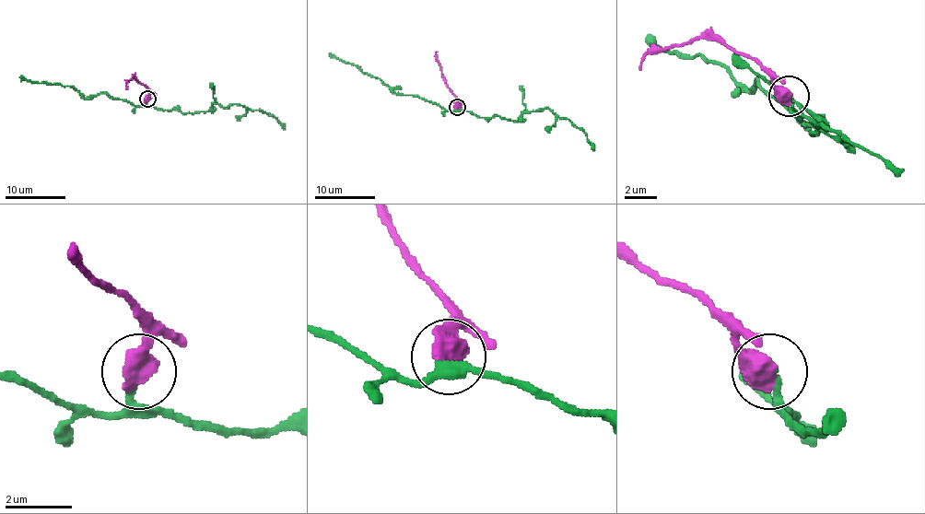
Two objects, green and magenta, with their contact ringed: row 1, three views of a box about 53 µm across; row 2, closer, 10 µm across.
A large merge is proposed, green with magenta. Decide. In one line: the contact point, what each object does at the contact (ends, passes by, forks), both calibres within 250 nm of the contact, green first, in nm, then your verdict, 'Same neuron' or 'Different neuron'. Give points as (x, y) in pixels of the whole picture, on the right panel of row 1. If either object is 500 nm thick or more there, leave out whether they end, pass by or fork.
Place: (789, 96). Thickness 170 nm (green) against 700 nm. Different neuron

